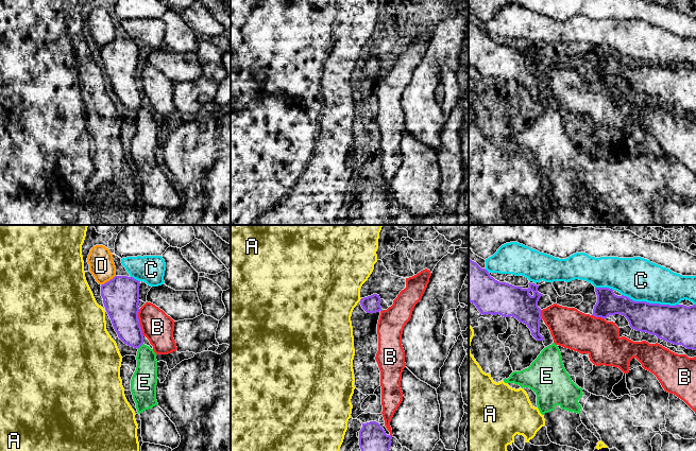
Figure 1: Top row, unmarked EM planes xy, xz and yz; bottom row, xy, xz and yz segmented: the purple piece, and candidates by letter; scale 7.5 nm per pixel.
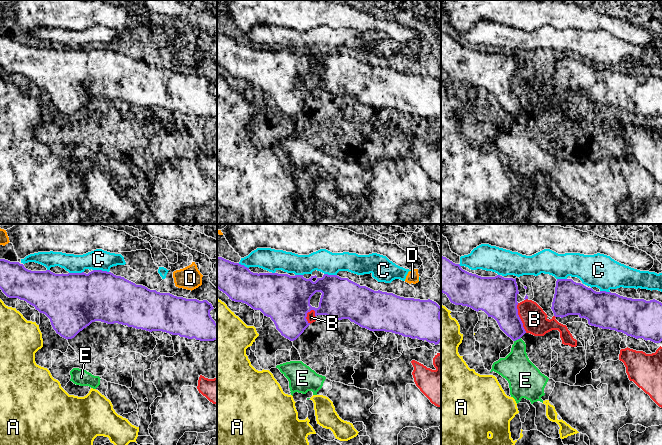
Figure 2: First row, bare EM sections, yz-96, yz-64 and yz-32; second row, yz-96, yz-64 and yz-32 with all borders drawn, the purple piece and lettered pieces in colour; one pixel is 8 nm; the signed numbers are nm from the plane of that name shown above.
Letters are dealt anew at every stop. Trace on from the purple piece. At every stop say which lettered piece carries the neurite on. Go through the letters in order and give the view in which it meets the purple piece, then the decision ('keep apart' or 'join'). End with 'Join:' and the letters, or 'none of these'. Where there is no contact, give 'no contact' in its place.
A: meets purple in xz; keep apart
B: meets purple in xy; keep apart
C: meets purple in yz; keep apart
D: meets purple in xy; keep apart
E: meets purple in xy; keep apart
Join: none of these

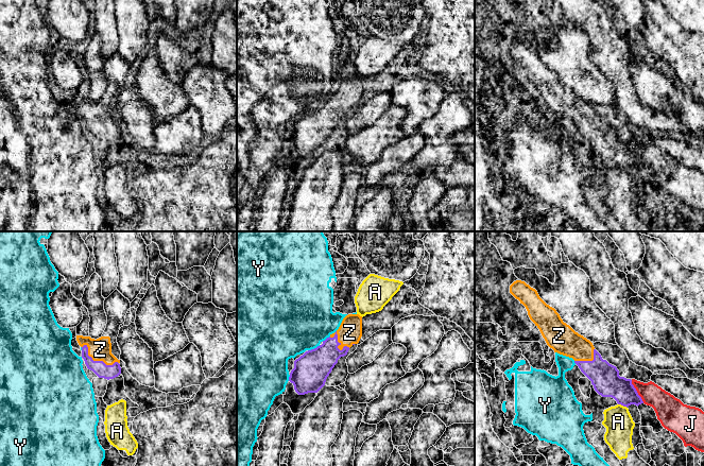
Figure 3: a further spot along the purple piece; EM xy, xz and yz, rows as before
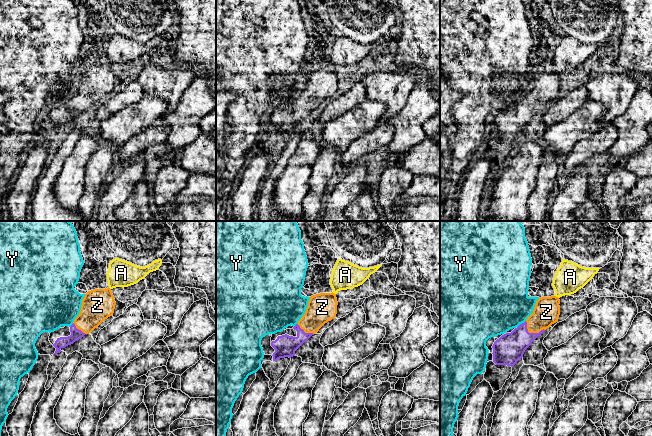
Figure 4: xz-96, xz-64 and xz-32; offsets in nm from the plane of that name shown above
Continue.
A: meets purple in yz; keep apart
J: meets purple in yz; keep apart
Y: meets purple in xz; keep apart
Z: meets purple in xy; join
Join: Z

